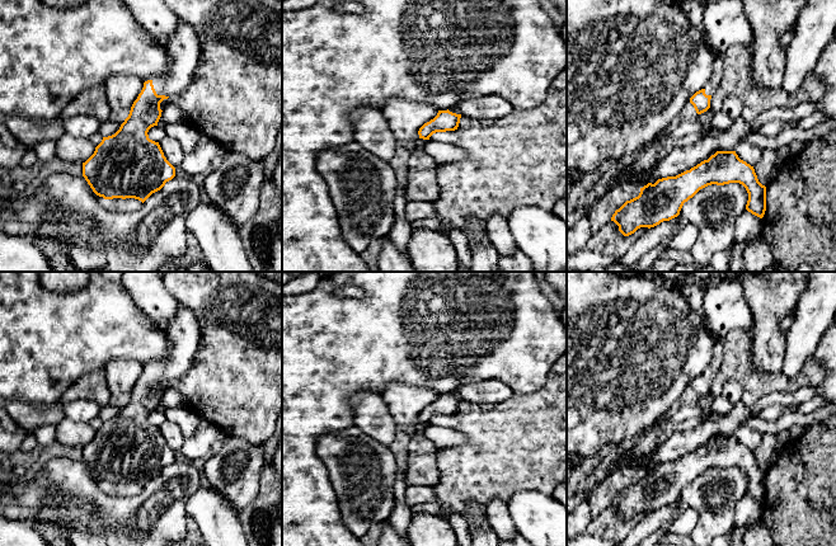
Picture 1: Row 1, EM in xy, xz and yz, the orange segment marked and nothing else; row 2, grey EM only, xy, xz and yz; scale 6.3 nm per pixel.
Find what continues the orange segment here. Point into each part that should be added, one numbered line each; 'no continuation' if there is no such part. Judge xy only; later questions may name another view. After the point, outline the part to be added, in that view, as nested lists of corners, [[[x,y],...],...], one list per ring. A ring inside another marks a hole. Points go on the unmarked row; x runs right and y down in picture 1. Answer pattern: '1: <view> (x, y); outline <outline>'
1: xy (183, 332); outline [[[178,303],[165,333],[170,352],[164,362],[152,363],[152,370],[158,380],[173,381],[184,375],[194,359],[201,339],[199,324],[192,310]]]

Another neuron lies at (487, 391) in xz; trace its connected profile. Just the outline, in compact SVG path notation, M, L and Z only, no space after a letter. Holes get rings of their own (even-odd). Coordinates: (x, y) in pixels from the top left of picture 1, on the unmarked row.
M482 380L469 382L460 389L461 400L476 404L497 404L507 400L515 392L499 380Z

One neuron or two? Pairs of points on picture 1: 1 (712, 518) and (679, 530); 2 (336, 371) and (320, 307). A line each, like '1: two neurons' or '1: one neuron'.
1: two neurons
2: one neuron

